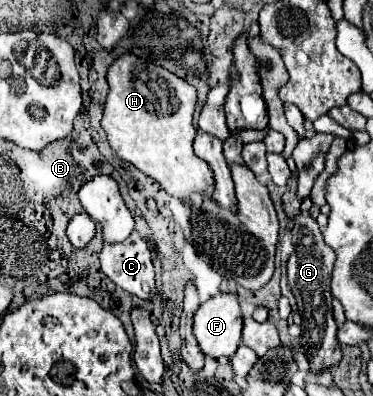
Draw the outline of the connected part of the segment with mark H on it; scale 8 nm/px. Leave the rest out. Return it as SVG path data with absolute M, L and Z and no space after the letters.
M130 52L110 64L106 82L108 96L104 102L102 128L116 156L154 178L170 196L186 200L190 194L204 194L212 182L212 170L192 150L196 136L192 124L196 88L170 70Z

